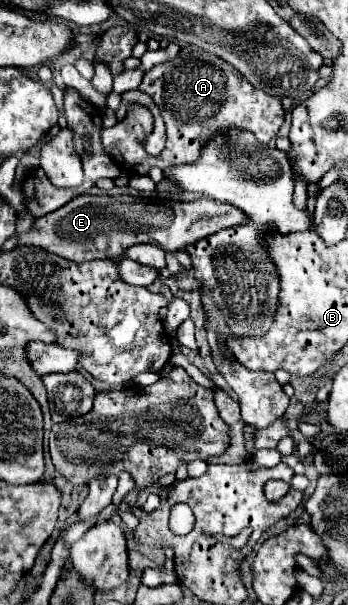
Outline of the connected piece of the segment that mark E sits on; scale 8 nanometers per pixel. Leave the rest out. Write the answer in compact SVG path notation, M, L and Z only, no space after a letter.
M82 194L66 206L36 218L34 228L20 236L18 244L40 246L60 258L72 262L90 262L106 258L122 258L126 248L136 244L152 244L164 252L178 252L224 228L242 226L250 220L236 206L198 198L192 202L172 202L166 198L146 196L90 196Z

